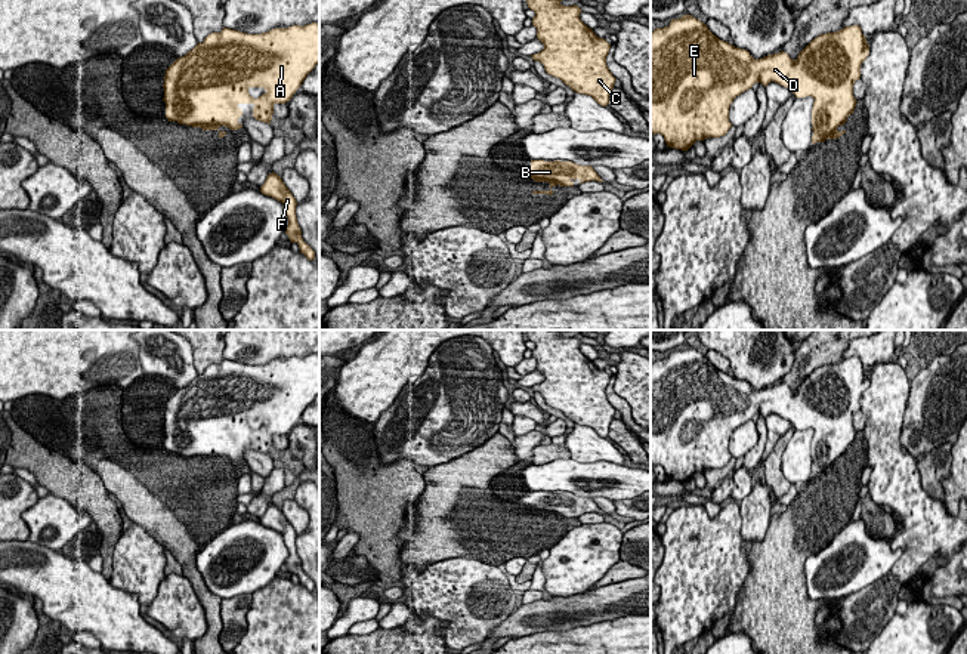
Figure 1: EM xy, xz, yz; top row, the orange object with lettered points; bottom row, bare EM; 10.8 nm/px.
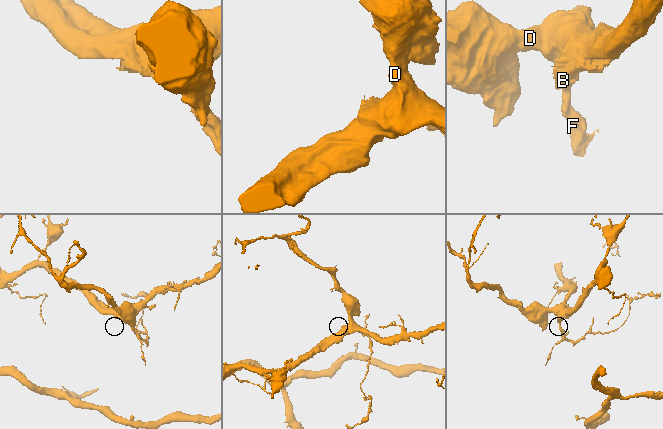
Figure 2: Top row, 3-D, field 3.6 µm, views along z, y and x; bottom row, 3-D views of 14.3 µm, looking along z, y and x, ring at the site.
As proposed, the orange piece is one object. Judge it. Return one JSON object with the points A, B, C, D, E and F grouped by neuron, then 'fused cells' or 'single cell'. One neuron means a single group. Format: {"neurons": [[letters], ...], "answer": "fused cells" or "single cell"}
{"neurons": [["A", "B", "C", "D", "E", "F"]], "answer": "single cell"}

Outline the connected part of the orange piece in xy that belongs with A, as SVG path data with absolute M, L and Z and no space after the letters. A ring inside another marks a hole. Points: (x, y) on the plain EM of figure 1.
M316 354L303 358L293 357L288 360L274 360L262 365L247 365L223 358L220 364L208 365L203 374L198 374L185 388L177 389L166 401L163 416L166 450L169 453L177 453L179 456L201 459L203 462L217 462L219 469L223 469L226 463L220 463L220 457L229 459L231 462L242 459L242 456L238 454L238 450L242 447L238 436L253 435L253 448L259 453L271 456L274 436L288 434L318 394L319 355ZM250 419L263 419L266 423L254 431L248 425Z

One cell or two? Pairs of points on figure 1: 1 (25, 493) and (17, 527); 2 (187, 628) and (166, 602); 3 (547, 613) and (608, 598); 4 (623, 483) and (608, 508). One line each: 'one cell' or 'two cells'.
1: one cell
2: one cell
3: one cell
4: two cells

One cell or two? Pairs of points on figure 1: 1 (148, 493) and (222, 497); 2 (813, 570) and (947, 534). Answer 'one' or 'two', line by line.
1: one
2: two

